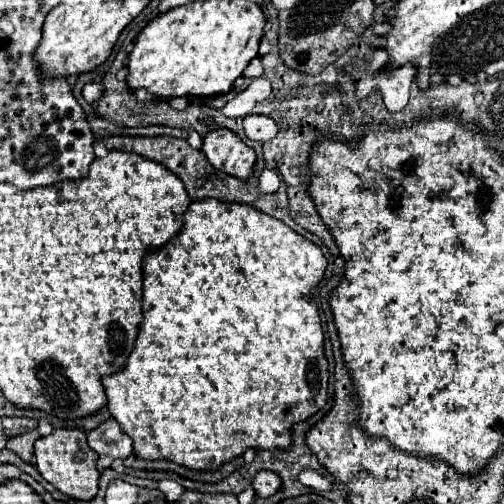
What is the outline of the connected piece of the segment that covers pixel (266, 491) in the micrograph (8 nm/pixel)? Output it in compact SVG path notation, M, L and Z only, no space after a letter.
M261 470L257 472L257 476L253 478L253 484L251 484L257 492L257 496L261 498L267 498L271 494L275 494L281 486L281 478L275 474L275 472L269 472L269 470Z

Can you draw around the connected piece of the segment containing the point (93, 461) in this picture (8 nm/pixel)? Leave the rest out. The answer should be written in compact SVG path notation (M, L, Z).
M57 428L49 436L41 436L35 442L35 466L41 476L63 494L77 500L91 500L97 494L99 470L97 454L87 444L87 434L77 428Z

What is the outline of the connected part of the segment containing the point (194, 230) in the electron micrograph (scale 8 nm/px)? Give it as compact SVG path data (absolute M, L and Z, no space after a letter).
M195 200L185 212L185 222L177 236L157 250L149 250L143 258L143 322L135 340L135 348L123 370L103 376L107 408L119 422L121 430L133 440L139 458L165 458L195 470L217 470L221 464L241 456L247 448L287 448L291 444L289 430L295 422L313 416L325 406L329 370L323 354L323 328L319 310L311 300L311 288L319 284L327 268L327 260L317 244L293 232L277 218L257 212L247 204L221 204L221 200Z

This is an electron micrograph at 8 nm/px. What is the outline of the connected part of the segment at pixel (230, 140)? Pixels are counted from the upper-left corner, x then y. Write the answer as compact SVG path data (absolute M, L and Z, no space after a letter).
M227 128L211 130L203 136L203 154L221 172L247 180L253 172L255 150Z

